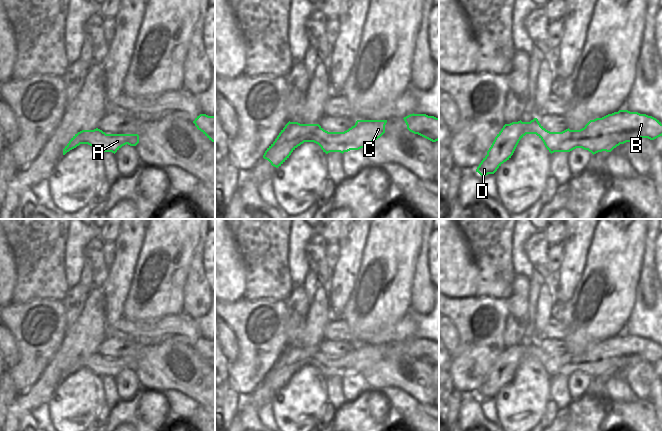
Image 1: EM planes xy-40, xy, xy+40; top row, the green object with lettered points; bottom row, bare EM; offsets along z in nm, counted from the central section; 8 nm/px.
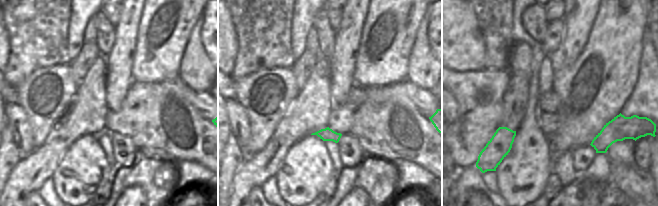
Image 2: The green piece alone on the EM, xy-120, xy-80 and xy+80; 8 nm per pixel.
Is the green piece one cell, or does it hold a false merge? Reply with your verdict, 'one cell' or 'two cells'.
one cell

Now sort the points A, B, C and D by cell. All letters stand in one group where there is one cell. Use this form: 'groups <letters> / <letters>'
groups A B C D

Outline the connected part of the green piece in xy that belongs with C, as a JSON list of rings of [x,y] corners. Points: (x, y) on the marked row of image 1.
[[[357,120],[354,126],[344,132],[328,132],[319,124],[289,121],[267,148],[263,158],[278,168],[304,142],[318,144],[326,154],[359,150],[380,138],[385,133],[386,123],[387,120]]]

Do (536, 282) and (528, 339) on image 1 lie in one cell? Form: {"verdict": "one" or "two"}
{"verdict": "one"}

